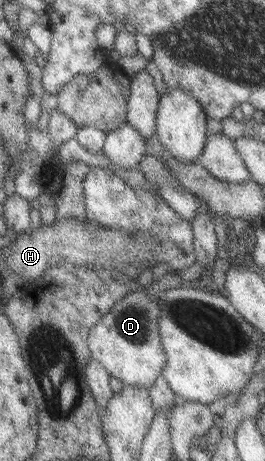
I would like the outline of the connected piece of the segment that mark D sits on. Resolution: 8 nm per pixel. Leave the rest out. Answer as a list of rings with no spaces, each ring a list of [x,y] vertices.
[[[143,290],[128,293],[90,329],[88,348],[90,356],[107,370],[110,377],[119,379],[124,385],[151,389],[155,379],[162,375],[167,357],[158,328],[159,295],[157,298],[149,298]]]

